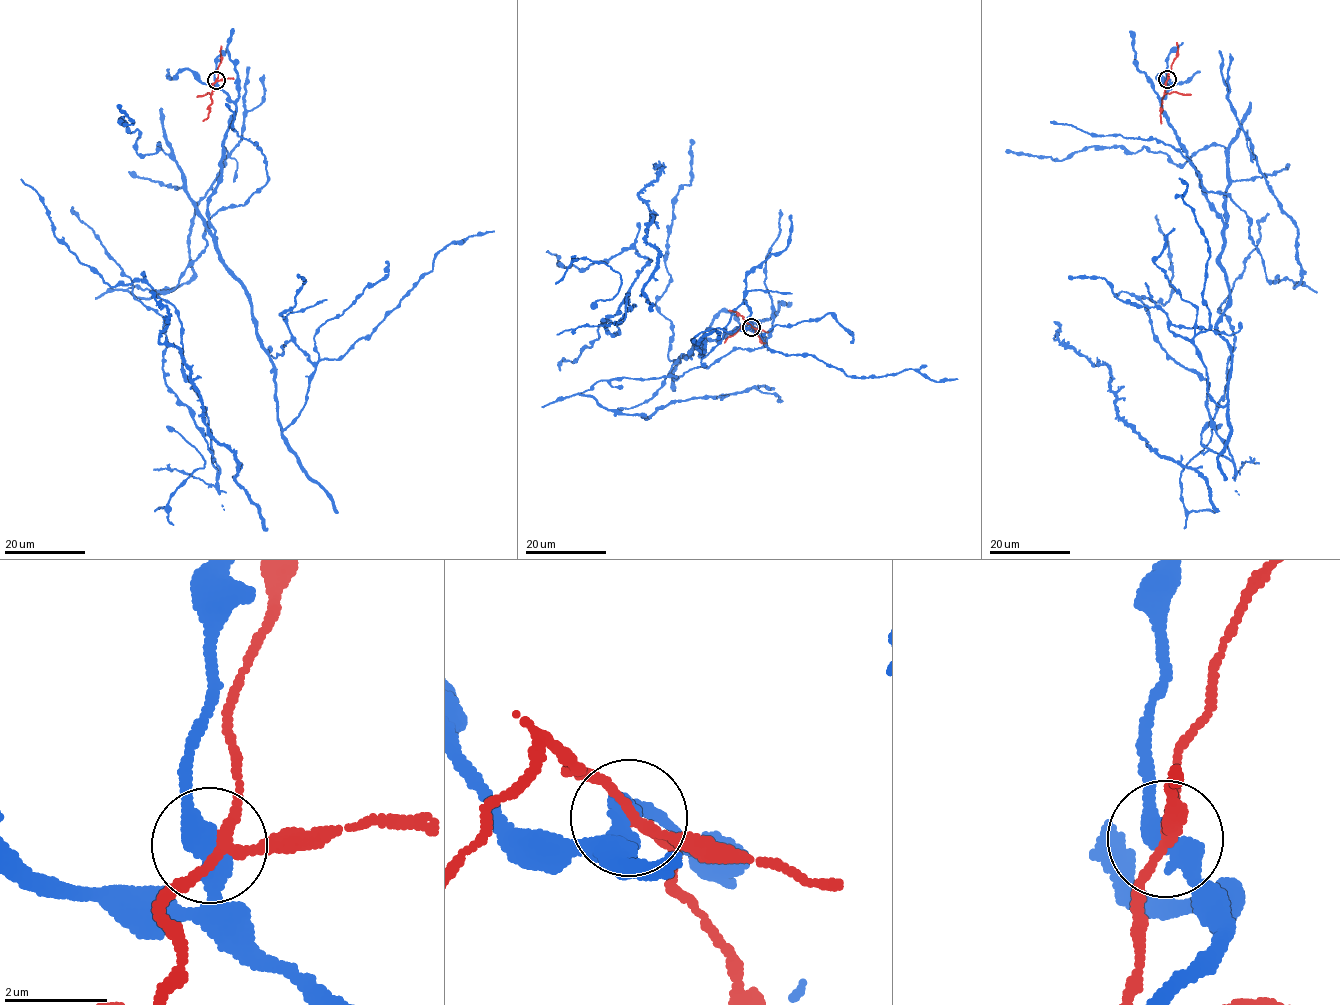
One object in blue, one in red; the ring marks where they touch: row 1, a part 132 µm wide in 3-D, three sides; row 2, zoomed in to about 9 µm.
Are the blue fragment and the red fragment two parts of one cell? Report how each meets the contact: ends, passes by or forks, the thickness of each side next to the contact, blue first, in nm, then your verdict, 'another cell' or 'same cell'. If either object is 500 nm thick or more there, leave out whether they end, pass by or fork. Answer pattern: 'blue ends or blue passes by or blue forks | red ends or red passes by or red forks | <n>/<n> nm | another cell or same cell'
blue passes by | red forks | 400/160 nm | another cell

